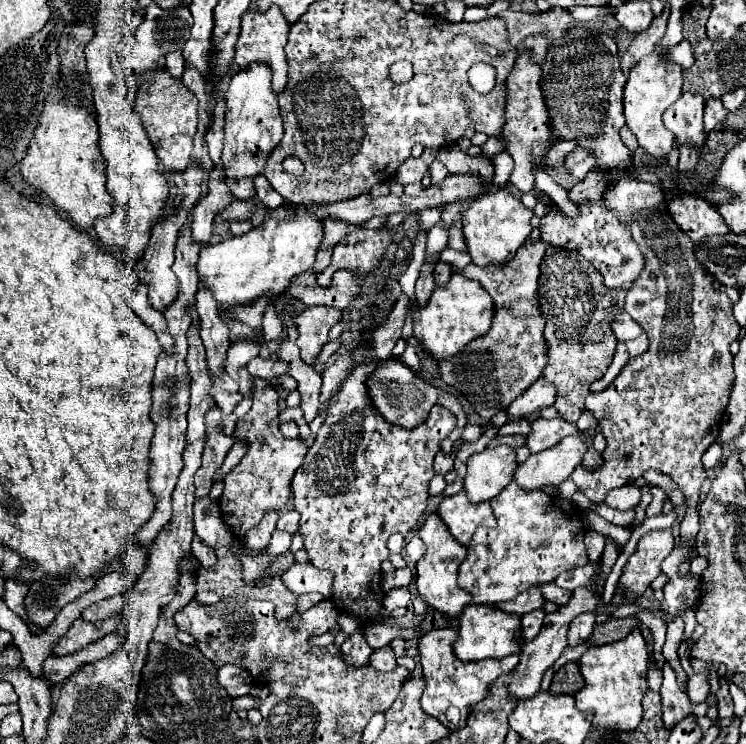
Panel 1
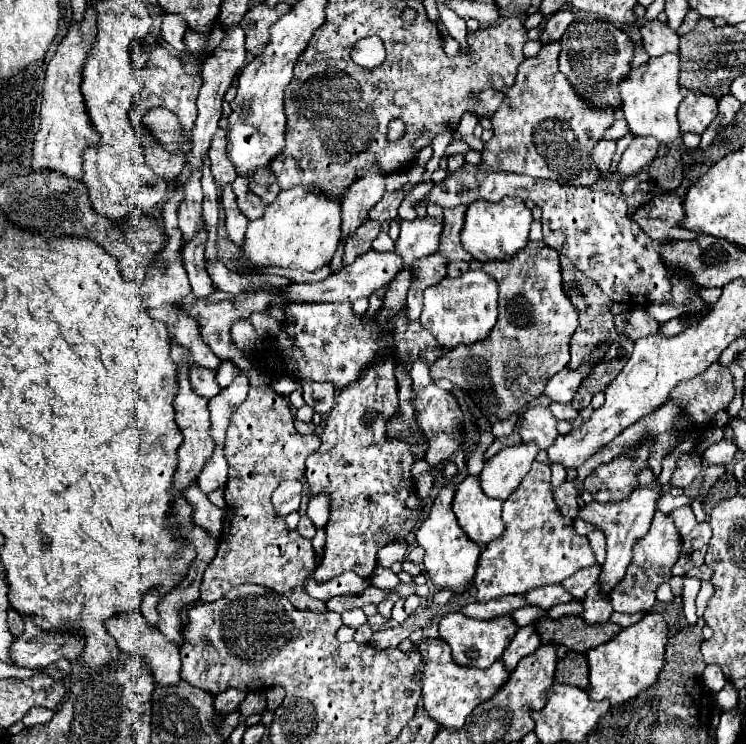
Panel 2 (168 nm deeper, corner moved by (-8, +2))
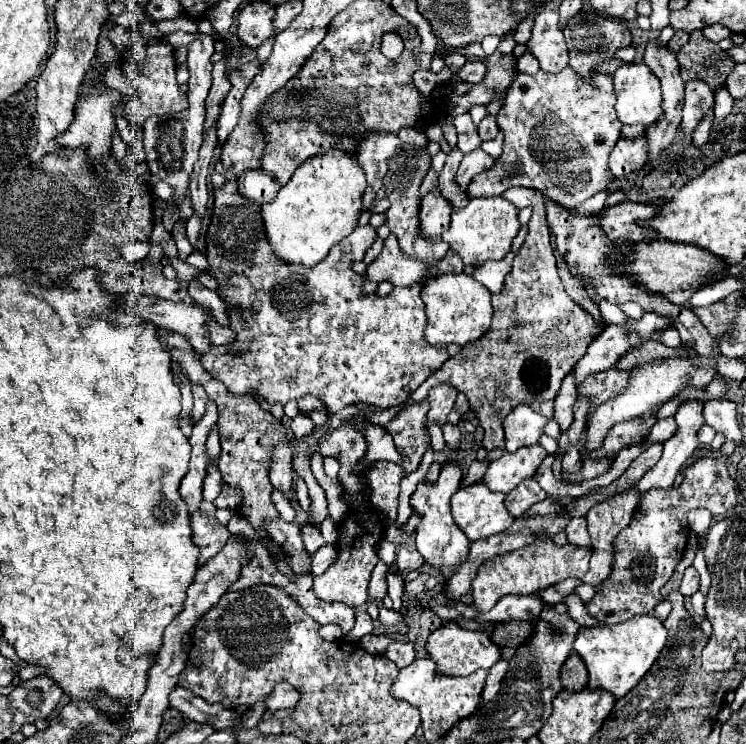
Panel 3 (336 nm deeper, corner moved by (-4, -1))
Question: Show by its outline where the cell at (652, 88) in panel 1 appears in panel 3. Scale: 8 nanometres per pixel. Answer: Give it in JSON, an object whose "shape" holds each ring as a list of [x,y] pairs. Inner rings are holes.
{"shape":[[[635,63],[635,65],[623,65],[613,73],[615,81],[615,111],[621,123],[643,123],[651,125],[661,117],[661,85],[659,79],[653,75],[653,71],[645,63]]]}

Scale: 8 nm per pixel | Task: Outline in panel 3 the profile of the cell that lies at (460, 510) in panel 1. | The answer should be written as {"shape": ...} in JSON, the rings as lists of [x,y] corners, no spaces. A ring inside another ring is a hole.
{"shape":[[[485,483],[461,487],[451,497],[455,523],[469,537],[469,541],[487,539],[489,535],[505,531],[513,523],[503,499],[503,493],[489,491]]]}

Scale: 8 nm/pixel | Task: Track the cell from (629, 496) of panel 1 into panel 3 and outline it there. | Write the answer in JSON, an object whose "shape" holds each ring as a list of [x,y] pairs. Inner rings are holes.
{"shape":[[[695,509],[689,513],[689,525],[697,535],[705,535],[713,523],[713,515],[705,509]]]}

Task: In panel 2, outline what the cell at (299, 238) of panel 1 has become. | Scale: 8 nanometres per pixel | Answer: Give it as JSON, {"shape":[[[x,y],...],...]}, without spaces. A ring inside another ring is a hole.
{"shape":[[[295,186],[293,190],[285,190],[279,198],[265,208],[265,216],[249,222],[245,232],[245,242],[239,258],[233,260],[239,272],[259,272],[263,268],[289,268],[306,271],[317,270],[331,262],[341,236],[341,202],[323,198],[317,190],[309,190],[303,186]]]}

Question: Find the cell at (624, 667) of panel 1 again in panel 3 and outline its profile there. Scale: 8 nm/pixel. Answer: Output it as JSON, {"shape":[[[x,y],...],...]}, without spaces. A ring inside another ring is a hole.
{"shape":[[[653,615],[633,617],[619,625],[583,629],[575,639],[575,651],[587,665],[589,689],[605,689],[617,699],[627,695],[651,669],[667,641],[667,629]]]}

